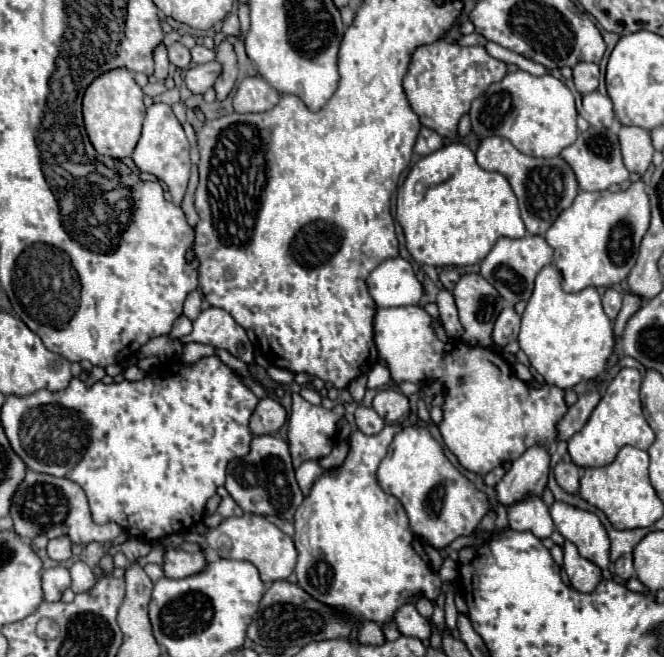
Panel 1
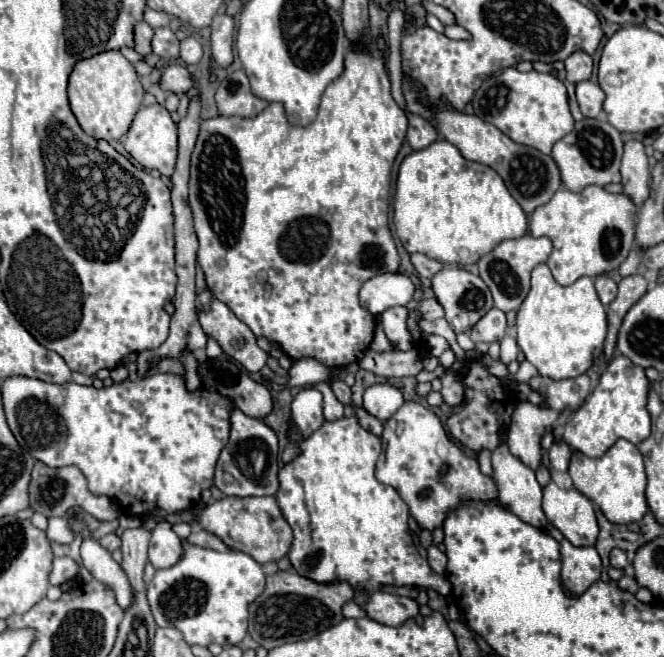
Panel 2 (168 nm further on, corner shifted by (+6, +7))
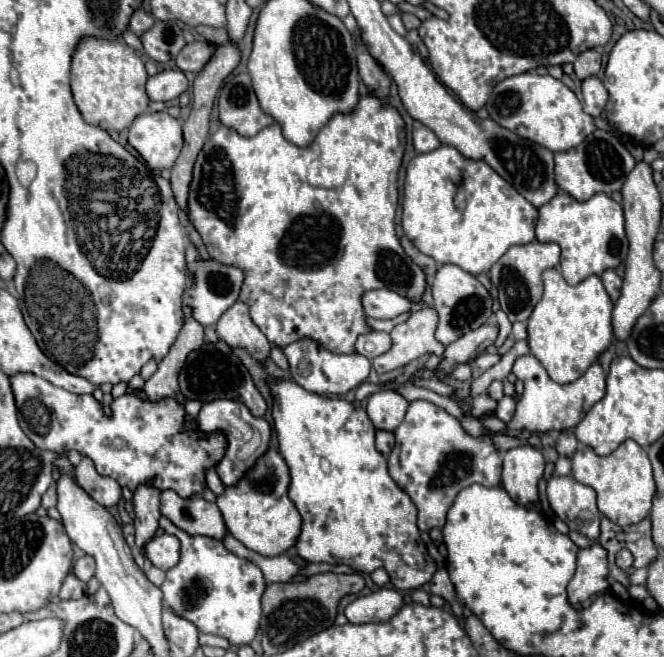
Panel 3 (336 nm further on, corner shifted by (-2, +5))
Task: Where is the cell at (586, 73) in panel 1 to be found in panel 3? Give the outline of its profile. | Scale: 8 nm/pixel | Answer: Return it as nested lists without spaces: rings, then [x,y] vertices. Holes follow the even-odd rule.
[[[588,49],[588,51],[580,53],[574,61],[574,71],[576,71],[576,77],[580,81],[596,75],[600,71],[600,53],[594,51],[594,49]]]

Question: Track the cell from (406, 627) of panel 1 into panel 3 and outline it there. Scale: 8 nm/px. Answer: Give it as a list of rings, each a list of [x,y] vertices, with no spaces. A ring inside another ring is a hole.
[[[382,587],[380,591],[374,591],[370,595],[354,599],[344,609],[344,615],[354,625],[358,625],[358,623],[384,623],[392,615],[396,615],[402,605],[404,605],[404,599],[396,589]]]

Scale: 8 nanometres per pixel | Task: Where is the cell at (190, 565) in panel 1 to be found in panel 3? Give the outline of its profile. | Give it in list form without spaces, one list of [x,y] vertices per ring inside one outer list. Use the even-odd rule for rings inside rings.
[[[154,535],[142,549],[144,557],[158,569],[168,571],[180,559],[180,541],[174,535]]]

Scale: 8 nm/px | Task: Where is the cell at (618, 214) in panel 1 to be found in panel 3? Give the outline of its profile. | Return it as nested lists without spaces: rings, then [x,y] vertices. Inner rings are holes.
[[[558,193],[556,197],[552,197],[552,201],[538,209],[536,239],[540,243],[560,245],[560,273],[568,285],[578,285],[590,275],[600,275],[606,269],[616,269],[628,253],[622,207],[606,193],[596,193],[592,199],[582,203],[568,193]]]

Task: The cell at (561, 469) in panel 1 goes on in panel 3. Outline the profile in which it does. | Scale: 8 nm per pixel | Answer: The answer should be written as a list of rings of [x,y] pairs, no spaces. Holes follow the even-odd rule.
[[[572,429],[562,431],[560,437],[558,437],[558,441],[556,441],[556,449],[558,449],[560,457],[572,457],[574,451],[576,451],[576,447],[578,447],[578,439],[572,433]]]

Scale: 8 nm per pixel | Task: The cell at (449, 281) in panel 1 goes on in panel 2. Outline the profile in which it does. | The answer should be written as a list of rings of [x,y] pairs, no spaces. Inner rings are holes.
[[[414,253],[414,255],[410,255],[410,259],[412,259],[412,265],[416,267],[418,275],[428,277],[428,279],[432,279],[444,267],[440,261],[434,261],[434,259],[430,259],[430,257],[422,255],[422,253]]]

